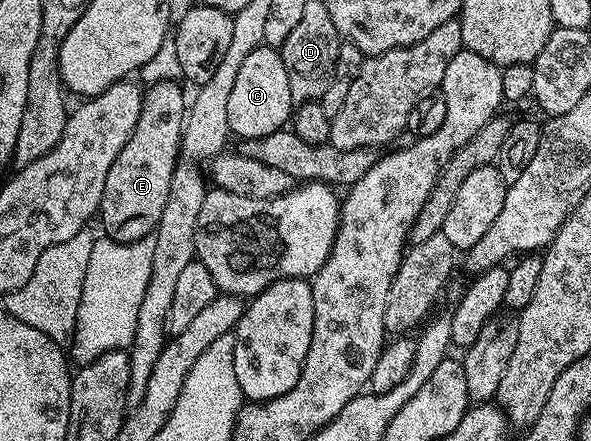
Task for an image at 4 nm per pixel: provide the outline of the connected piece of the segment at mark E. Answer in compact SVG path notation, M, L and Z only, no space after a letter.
M180 82L154 83L144 92L142 115L134 132L118 157L111 164L104 182L103 197L99 212L99 220L105 226L104 234L115 242L139 242L152 236L159 225L159 217L163 217L163 205L167 205L167 193L171 193L171 177L175 173L181 154L181 138L185 132L185 116L187 114L187 95L181 92Z

